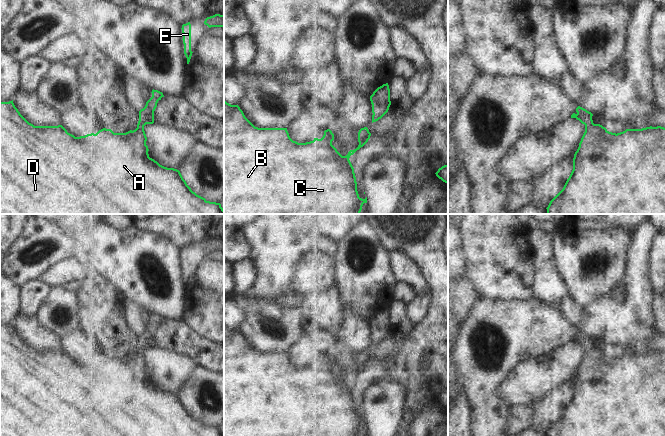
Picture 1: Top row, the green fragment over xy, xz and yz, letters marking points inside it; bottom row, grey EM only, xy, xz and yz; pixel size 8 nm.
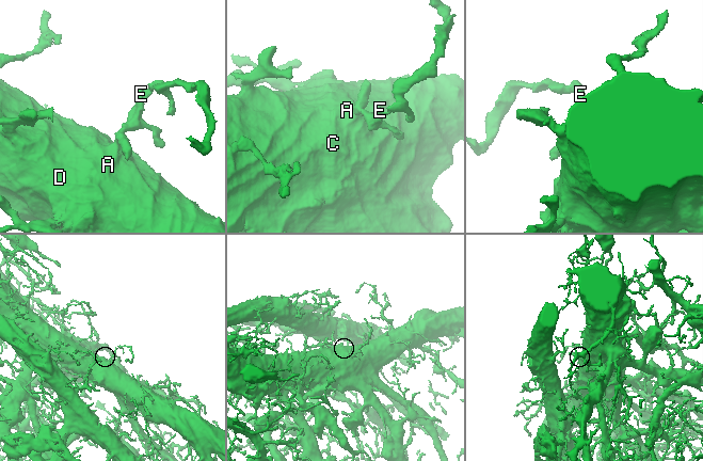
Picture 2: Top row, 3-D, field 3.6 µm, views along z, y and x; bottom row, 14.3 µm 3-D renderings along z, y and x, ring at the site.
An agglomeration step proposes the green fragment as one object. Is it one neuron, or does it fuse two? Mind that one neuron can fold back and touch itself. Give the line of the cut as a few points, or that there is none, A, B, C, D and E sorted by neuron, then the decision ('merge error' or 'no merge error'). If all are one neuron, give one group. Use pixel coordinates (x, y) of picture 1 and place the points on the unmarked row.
no cut | A B C D E | no merge error

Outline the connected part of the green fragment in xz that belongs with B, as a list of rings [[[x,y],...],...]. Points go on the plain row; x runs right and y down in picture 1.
[[[224,325],[224,436],[361,436],[367,421],[359,421],[349,382],[370,360],[367,351],[361,352],[358,371],[342,380],[332,369],[334,358],[330,353],[324,355],[321,363],[298,367],[290,362],[287,352],[255,351],[238,329]]]

